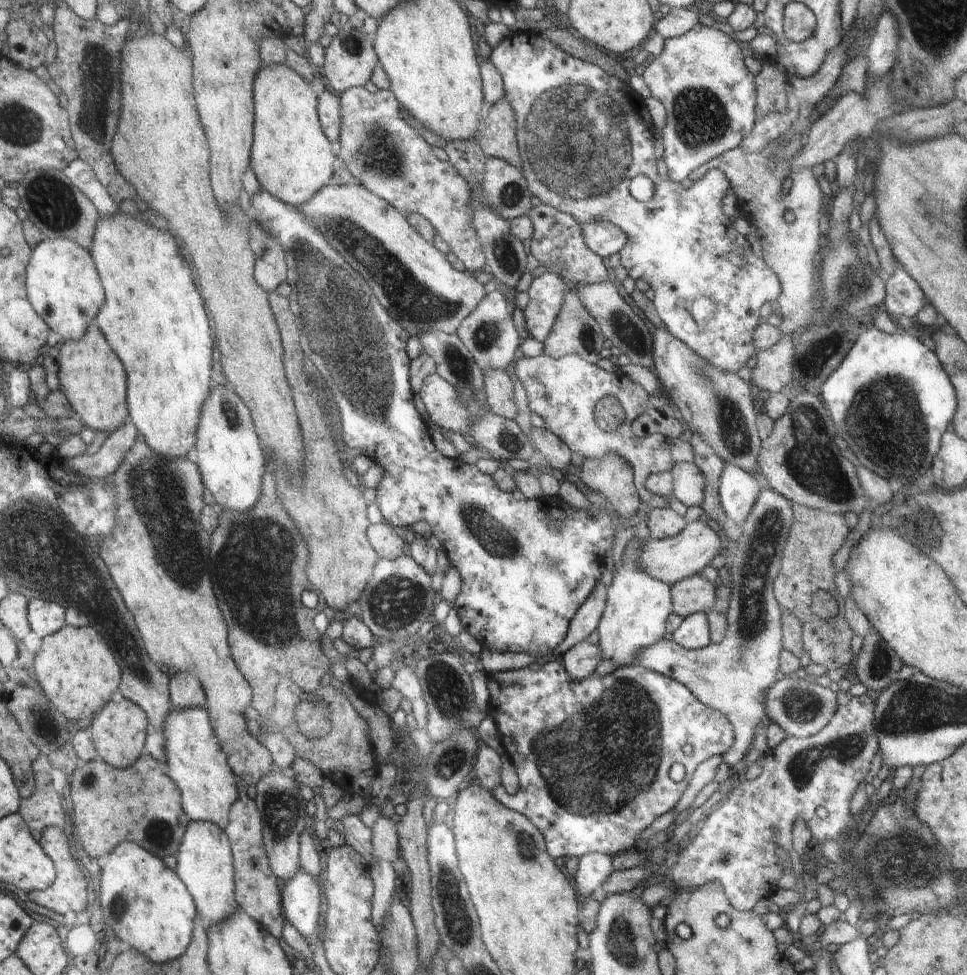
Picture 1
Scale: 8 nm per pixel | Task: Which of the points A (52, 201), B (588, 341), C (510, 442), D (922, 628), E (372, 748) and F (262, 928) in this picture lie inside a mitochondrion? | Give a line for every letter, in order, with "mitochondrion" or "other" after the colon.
A: mitochondrion
B: mitochondrion
C: mitochondrion
D: other
E: other
F: other

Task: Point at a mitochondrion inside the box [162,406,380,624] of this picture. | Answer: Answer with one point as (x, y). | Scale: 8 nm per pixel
(294, 486)

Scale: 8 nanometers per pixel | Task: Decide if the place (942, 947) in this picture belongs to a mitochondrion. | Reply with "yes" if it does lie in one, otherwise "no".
no

